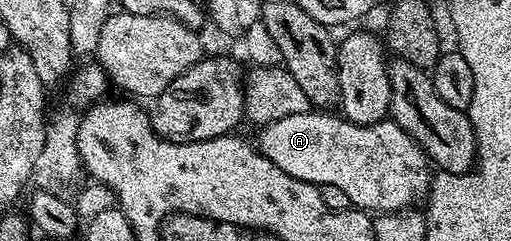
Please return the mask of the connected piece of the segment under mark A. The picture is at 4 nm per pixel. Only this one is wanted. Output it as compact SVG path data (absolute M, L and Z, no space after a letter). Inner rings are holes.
M311 111L304 115L288 115L288 119L276 119L274 123L268 123L257 130L256 147L264 156L272 159L272 163L276 163L280 171L301 181L307 181L309 185L319 187L331 185L350 200L347 202L353 208L371 215L396 213L400 209L411 208L418 203L414 201L421 202L427 196L432 178L431 162L417 141L412 140L394 120L357 125L341 115L335 117L333 115L334 113L330 111Z

